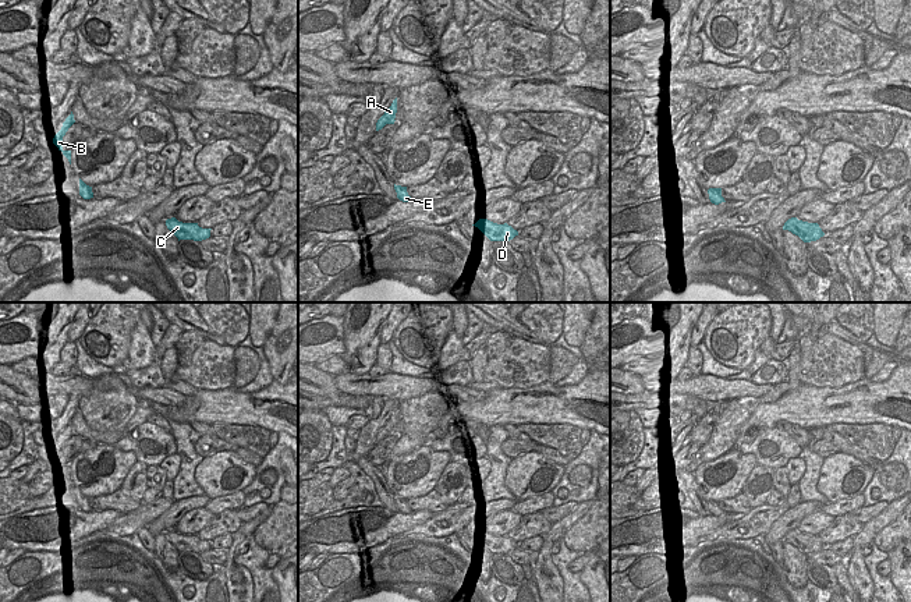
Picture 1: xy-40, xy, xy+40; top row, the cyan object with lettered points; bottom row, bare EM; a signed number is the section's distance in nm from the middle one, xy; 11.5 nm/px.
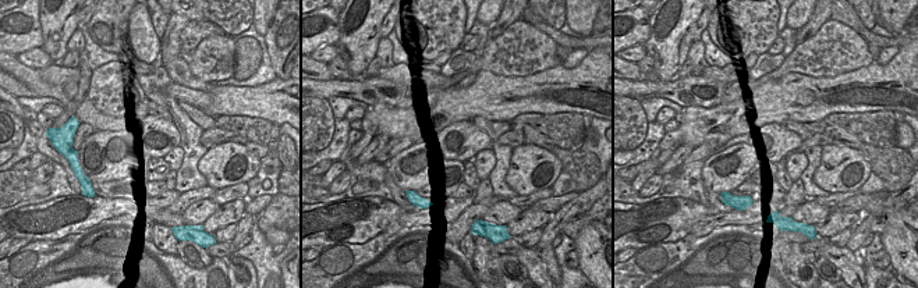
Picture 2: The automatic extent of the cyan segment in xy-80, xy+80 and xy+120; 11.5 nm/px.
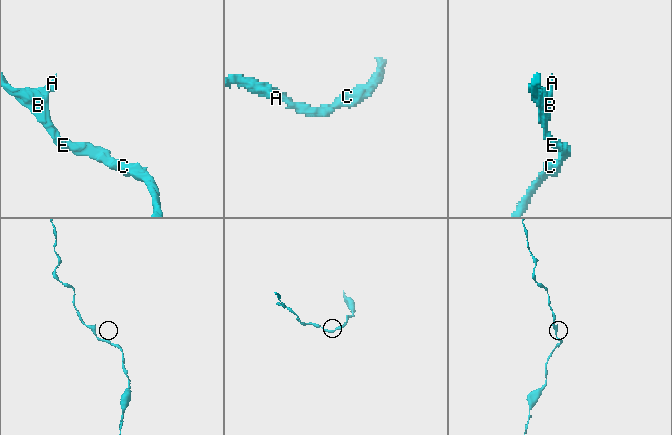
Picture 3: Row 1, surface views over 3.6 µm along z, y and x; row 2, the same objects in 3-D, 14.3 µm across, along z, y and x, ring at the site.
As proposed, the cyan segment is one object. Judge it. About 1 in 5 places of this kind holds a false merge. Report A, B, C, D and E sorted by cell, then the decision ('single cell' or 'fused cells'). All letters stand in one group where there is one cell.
A B C D E; single cell

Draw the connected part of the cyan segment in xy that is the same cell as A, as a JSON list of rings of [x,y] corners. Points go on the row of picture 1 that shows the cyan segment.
[[[397,98],[393,100],[391,106],[384,111],[384,114],[376,123],[376,131],[382,130],[386,124],[394,124],[397,113]]]

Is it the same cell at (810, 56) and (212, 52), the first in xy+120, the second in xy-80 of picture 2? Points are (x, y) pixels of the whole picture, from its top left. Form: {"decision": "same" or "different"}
{"decision": "same"}

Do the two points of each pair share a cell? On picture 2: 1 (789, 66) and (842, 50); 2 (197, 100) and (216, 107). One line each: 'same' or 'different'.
1: same
2: different

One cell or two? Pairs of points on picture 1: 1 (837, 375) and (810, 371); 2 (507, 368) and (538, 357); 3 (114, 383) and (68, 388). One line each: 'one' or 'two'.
1: one
2: one
3: one

